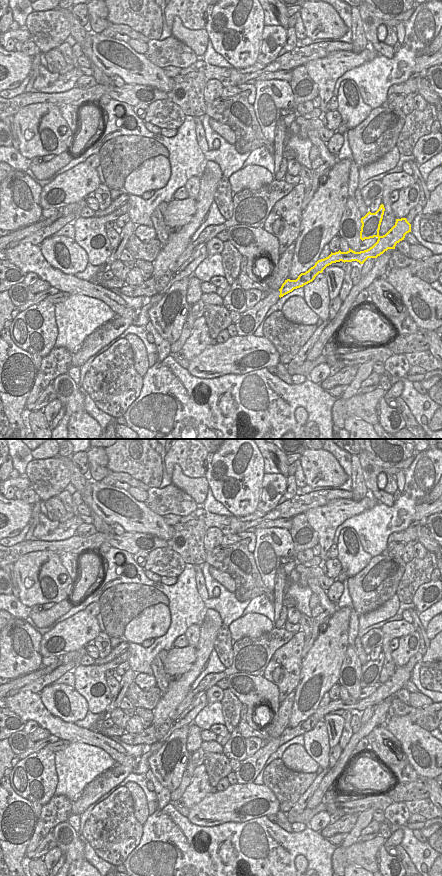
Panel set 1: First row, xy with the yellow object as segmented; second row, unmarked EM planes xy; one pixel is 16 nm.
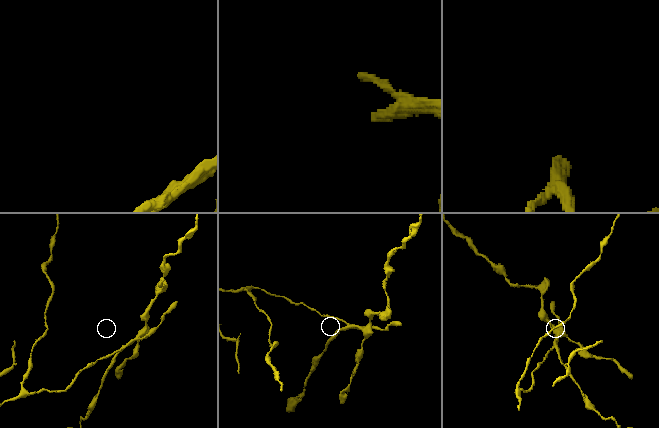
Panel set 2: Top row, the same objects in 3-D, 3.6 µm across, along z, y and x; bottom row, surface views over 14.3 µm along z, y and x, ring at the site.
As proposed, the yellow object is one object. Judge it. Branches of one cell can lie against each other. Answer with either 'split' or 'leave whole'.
split

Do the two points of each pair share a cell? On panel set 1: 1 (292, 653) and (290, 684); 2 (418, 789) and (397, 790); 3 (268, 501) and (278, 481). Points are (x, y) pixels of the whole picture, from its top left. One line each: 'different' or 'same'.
1: same
2: same
3: same

